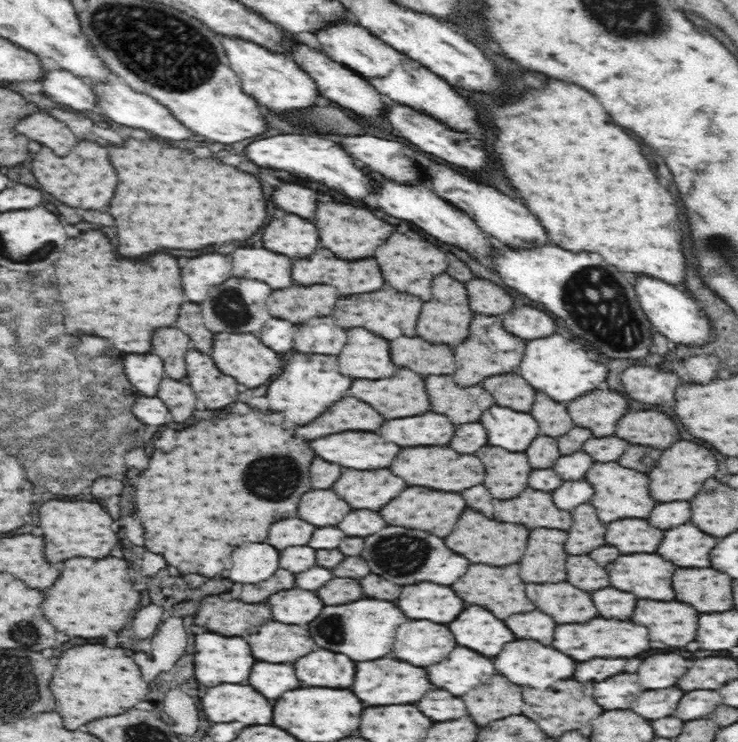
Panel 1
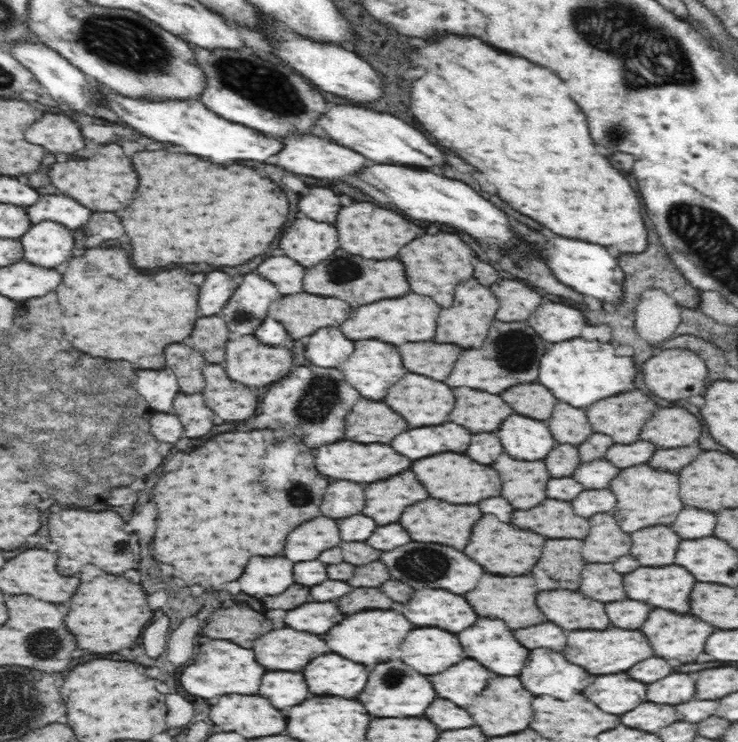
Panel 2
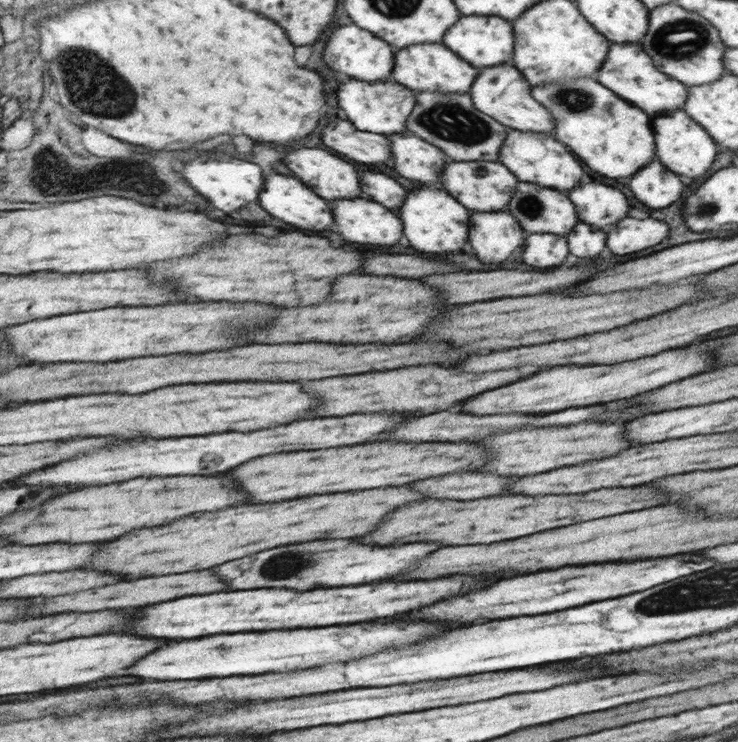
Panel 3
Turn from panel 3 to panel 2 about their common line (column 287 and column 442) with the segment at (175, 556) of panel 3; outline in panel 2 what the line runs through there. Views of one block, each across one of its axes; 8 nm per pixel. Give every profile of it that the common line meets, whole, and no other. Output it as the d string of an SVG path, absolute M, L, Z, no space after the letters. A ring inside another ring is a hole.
M428 498L422 504L414 504L410 506L400 524L408 530L408 534L412 536L414 542L424 542L424 544L444 544L444 546L452 546L458 548L460 552L468 546L470 536L472 536L472 528L474 524L480 520L482 512L478 506L454 506L454 504L446 504L442 500L434 500Z

